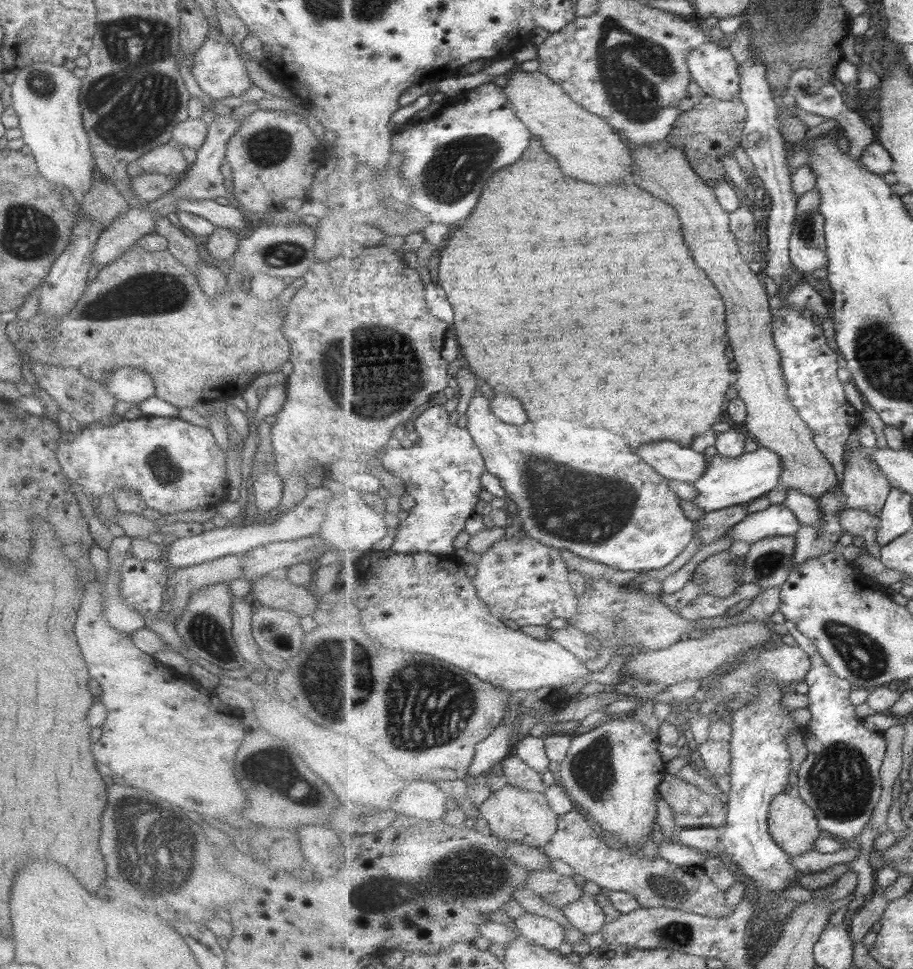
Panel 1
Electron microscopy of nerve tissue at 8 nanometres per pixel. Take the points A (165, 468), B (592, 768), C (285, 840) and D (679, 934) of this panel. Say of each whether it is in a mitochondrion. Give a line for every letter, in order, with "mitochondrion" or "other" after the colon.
A: mitochondrion
B: mitochondrion
C: other
D: mitochondrion

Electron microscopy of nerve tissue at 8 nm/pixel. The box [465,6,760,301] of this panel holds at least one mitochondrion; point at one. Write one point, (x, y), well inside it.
(629, 67)

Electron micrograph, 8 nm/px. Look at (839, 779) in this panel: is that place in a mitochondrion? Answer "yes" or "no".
yes

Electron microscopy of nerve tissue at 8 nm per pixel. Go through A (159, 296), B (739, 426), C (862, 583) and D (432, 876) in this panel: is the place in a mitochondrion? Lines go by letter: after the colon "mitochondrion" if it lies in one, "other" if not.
A: mitochondrion
B: other
C: other
D: mitochondrion

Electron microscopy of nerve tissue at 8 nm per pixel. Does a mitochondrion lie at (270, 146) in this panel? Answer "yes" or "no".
yes

